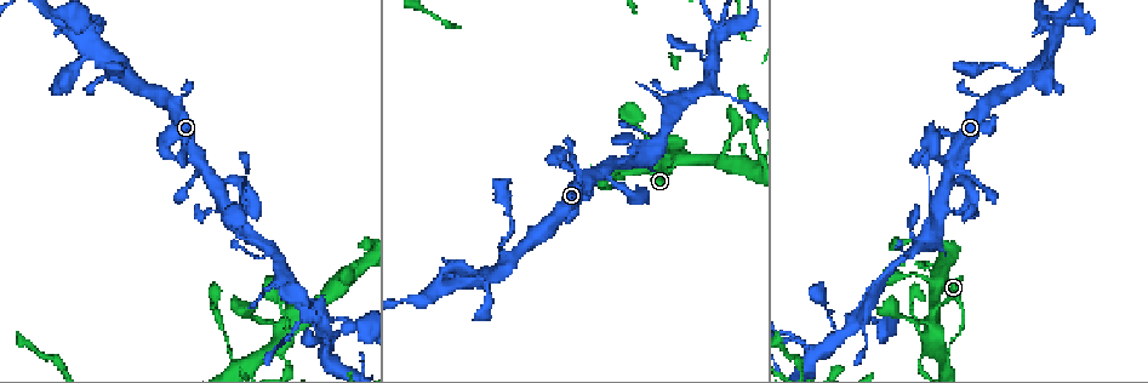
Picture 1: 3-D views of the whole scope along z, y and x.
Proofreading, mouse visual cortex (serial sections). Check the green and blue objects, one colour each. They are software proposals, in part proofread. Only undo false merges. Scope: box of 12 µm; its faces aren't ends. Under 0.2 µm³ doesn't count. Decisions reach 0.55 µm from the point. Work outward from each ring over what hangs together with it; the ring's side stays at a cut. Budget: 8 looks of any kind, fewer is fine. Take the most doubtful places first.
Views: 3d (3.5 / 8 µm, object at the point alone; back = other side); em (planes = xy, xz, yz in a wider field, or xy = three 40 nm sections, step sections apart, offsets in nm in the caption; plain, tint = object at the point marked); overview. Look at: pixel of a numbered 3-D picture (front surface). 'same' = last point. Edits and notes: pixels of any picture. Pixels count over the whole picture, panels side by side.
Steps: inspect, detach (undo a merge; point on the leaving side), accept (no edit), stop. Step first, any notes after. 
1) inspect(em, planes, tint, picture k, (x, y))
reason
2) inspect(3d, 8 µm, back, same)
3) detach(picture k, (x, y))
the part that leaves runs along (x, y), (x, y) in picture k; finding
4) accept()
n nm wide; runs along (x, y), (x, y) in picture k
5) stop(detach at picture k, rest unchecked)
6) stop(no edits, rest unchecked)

inspect(3d, 8 µm, picture 1, (288, 361))
narrows sharply

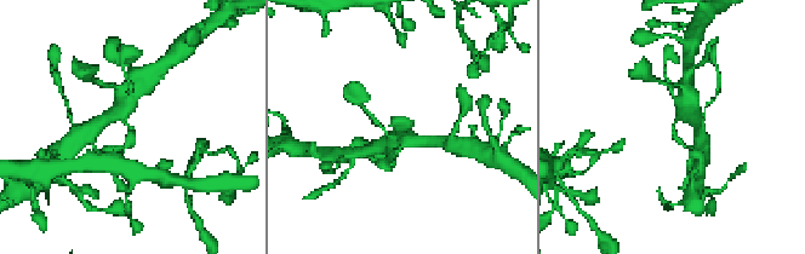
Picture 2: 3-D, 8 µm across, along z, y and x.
inspect(3d, 3.5 µm, picture 2, (131, 126))
closer look

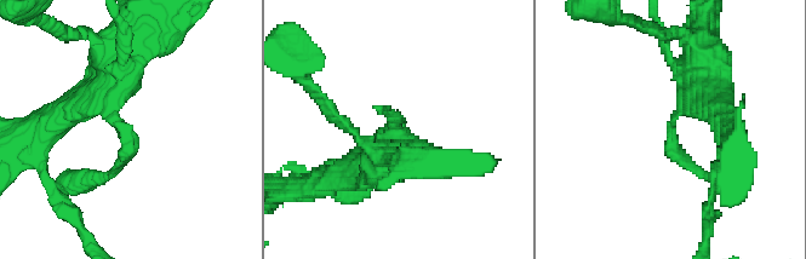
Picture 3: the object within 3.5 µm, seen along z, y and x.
inspect(em, xy, step 3, tint, picture 3, (673, 126))

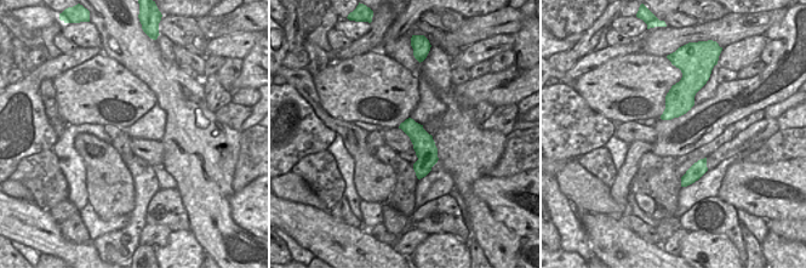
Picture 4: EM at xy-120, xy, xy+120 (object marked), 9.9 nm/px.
accept()
220 nm wide; runs along (409, 121), (423, 142), (419, 175) in picture 4; continuous, no second cell

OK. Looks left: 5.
inspect(3d, 3.5 µm, picture 1, (945, 161))
abrupt turn

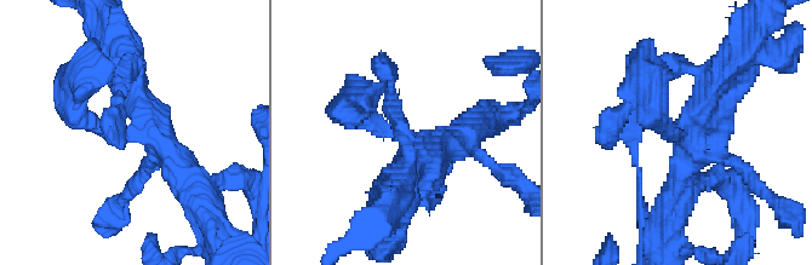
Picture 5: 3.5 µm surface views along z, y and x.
inspect(em, planes, tint, picture 5, (682, 133))

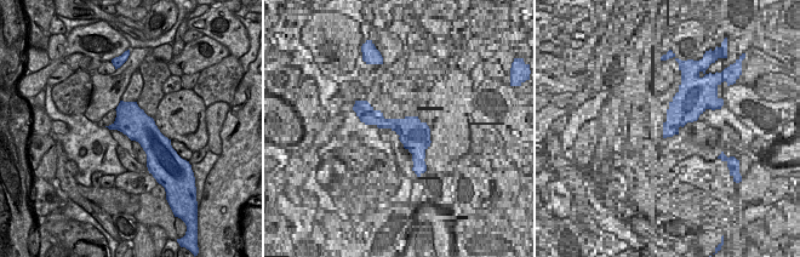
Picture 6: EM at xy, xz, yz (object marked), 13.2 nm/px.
accept()
runs along (398, 180), (416, 147), (346, 103) in picture 5; all the same cell

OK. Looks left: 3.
inspect(3d, 3.5 µm, picture 1, (710, 84))

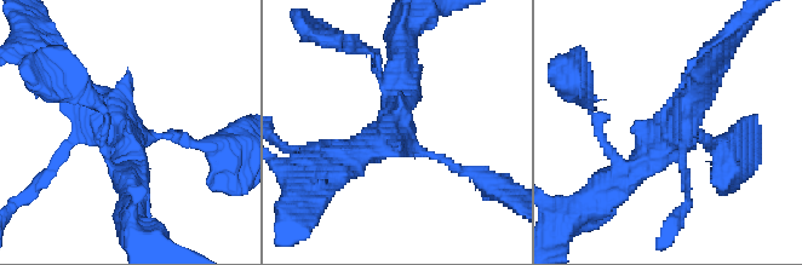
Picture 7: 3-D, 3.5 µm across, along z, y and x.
inspect(em, xy, step 1, tint, picture 7, (671, 137))

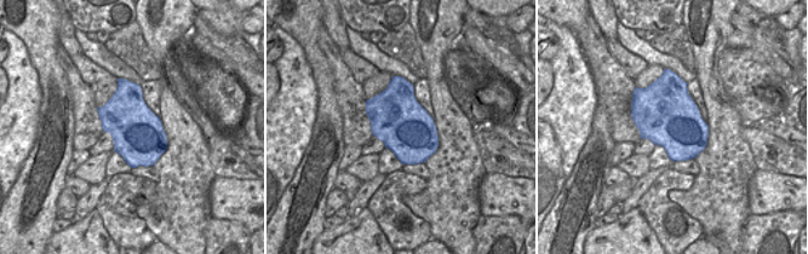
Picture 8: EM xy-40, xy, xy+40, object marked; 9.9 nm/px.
accept()
runs along (704, 82), (674, 138), (611, 190) in picture 7; one cell here

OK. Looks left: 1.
stop(no edits, rest unchecked)

